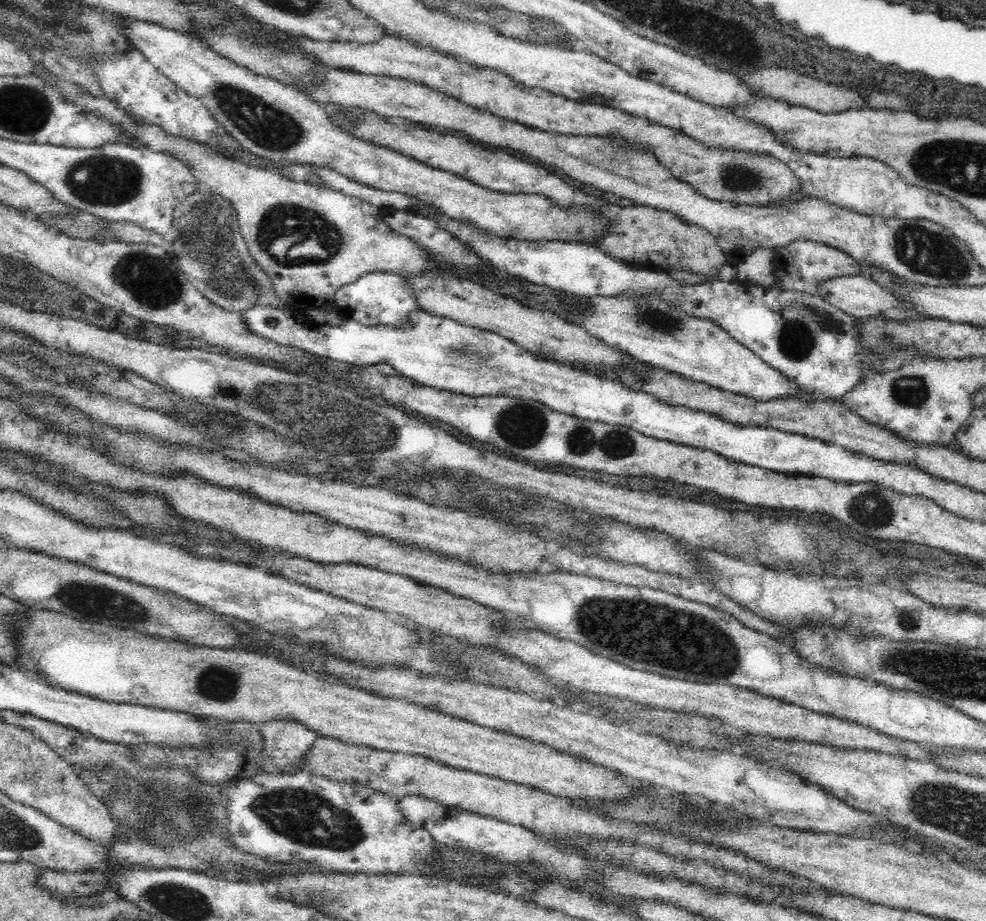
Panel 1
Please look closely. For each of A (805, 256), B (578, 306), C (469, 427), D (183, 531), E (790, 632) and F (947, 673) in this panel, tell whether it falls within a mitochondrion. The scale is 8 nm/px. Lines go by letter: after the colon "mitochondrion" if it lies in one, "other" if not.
A: other
B: other
C: other
D: other
E: other
F: mitochondrion

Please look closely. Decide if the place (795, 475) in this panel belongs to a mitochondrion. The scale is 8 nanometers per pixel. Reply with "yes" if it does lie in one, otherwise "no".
no

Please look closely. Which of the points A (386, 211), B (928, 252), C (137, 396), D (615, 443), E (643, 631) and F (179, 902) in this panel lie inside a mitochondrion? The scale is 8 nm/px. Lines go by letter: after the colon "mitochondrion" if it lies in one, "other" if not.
A: other
B: mitochondrion
C: other
D: mitochondrion
E: mitochondrion
F: mitochondrion

